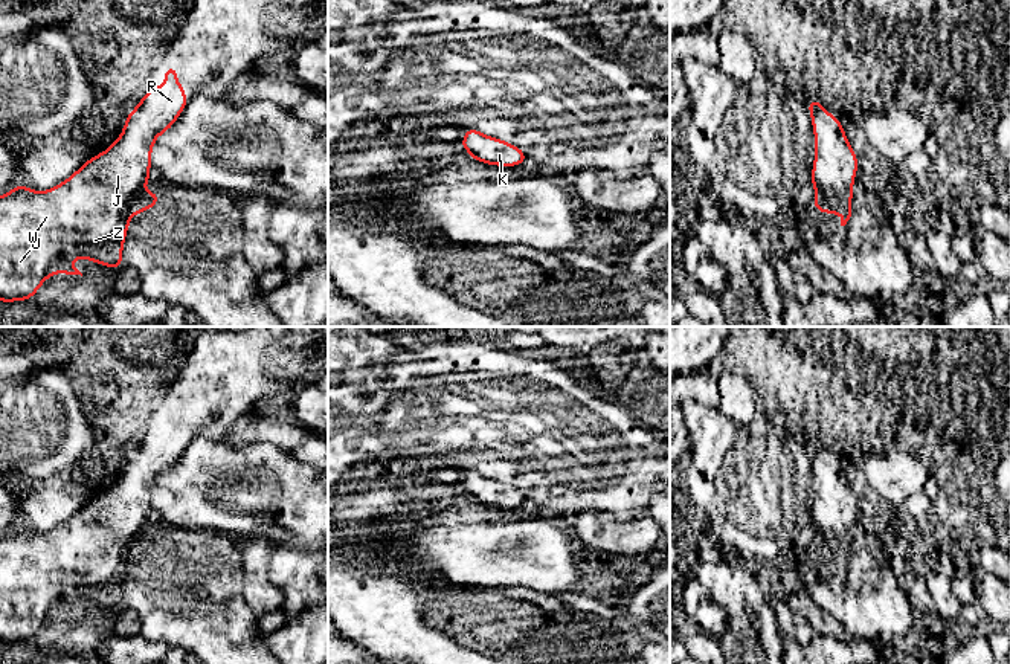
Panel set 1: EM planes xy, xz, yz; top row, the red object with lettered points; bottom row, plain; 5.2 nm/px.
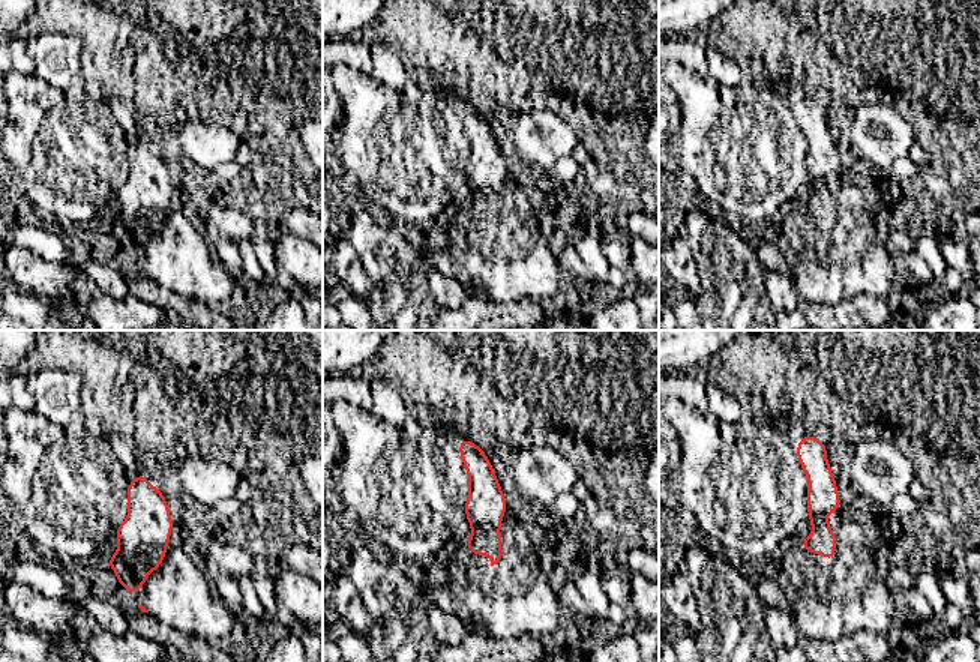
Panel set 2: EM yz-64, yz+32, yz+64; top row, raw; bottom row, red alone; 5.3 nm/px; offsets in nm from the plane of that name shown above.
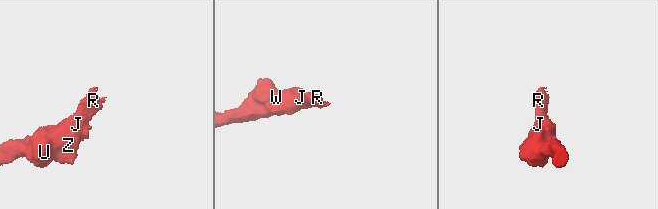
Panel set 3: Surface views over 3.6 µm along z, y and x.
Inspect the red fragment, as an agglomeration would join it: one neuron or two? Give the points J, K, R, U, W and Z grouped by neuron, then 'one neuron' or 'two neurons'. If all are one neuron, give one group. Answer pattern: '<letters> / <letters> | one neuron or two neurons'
J K R U W Z | one neuron

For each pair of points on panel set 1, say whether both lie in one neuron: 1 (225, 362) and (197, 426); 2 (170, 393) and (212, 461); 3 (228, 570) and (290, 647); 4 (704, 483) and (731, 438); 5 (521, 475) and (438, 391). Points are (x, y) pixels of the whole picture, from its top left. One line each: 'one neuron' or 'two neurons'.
1: one neuron
2: two neurons
3: two neurons
4: one neuron
5: one neuron

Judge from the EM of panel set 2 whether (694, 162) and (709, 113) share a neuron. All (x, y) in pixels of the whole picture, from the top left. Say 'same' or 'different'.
same

